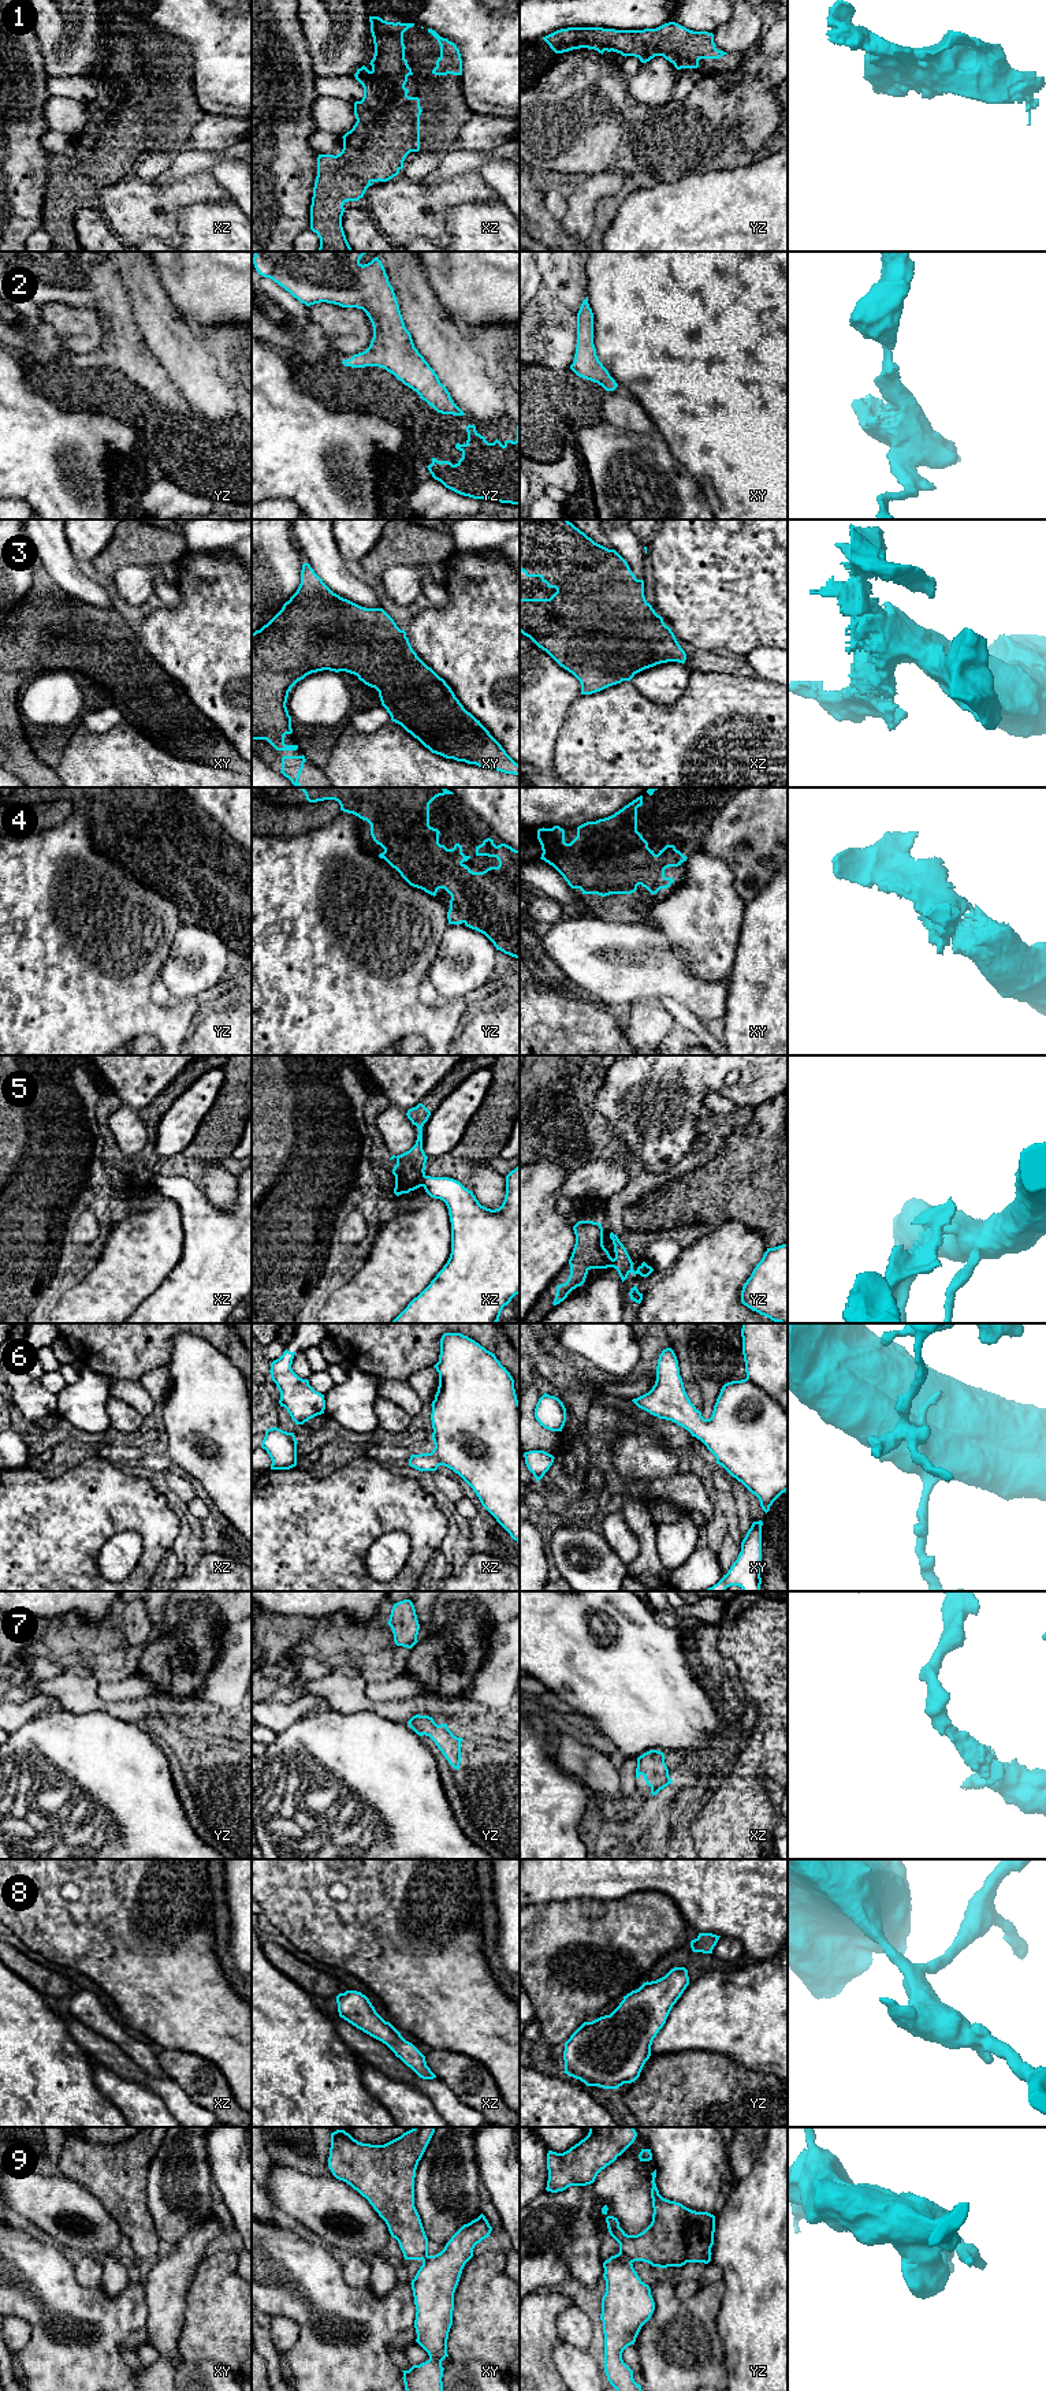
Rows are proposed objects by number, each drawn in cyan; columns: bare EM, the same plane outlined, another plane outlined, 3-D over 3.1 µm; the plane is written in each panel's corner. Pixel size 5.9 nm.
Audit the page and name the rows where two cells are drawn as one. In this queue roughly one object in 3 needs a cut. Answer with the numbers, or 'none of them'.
5, 9

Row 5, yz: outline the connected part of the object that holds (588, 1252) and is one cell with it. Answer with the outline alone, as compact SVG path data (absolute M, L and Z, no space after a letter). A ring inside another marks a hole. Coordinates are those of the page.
M578 1221L573 1226L573 1230L576 1234L576 1244L569 1259L570 1275L565 1284L556 1286L556 1295L552 1303L554 1306L563 1301L573 1289L581 1286L591 1269L614 1267L622 1282L630 1273L633 1273L634 1277L637 1274L647 1277L641 1273L640 1266L636 1271L633 1270L634 1263L618 1236L613 1232L610 1233L610 1239L614 1244L615 1258L613 1259L610 1256L608 1251L603 1245L602 1224L593 1221Z

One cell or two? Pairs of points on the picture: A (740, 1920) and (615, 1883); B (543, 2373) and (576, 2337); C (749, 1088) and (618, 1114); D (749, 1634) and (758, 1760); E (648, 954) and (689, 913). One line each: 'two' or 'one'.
A: one
B: two
C: one
D: one
E: two

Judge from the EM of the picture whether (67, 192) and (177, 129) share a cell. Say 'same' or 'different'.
same

